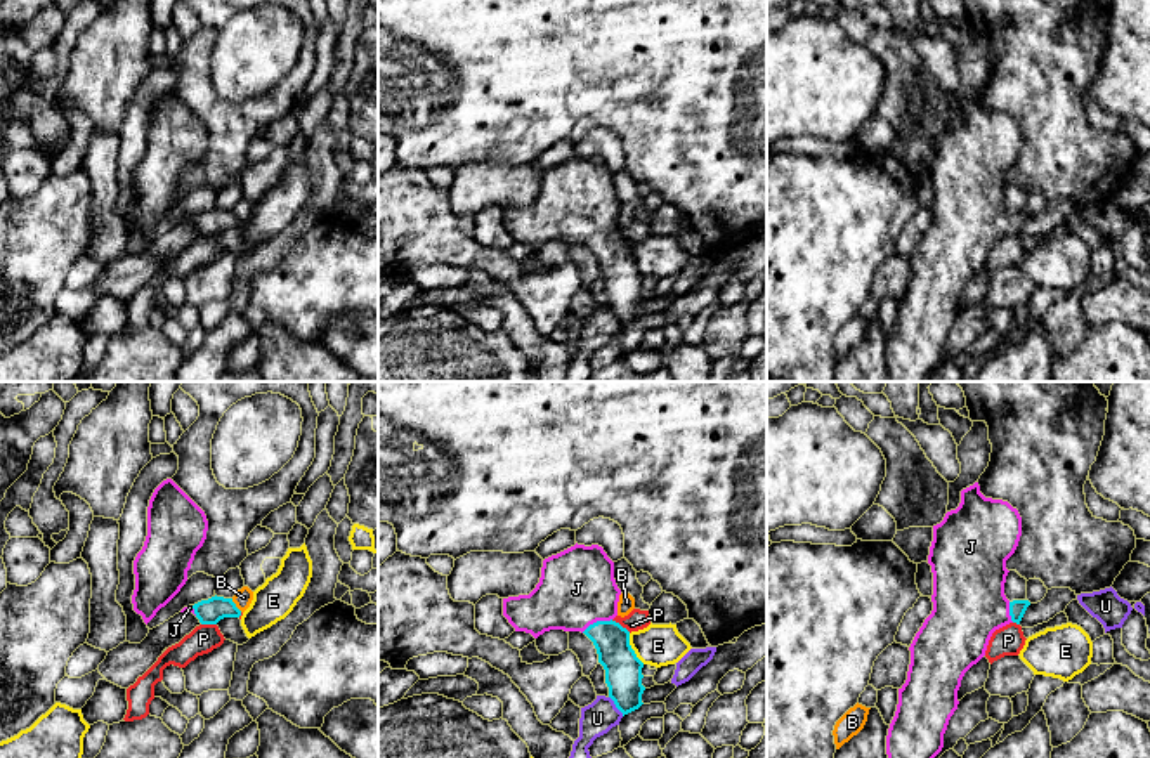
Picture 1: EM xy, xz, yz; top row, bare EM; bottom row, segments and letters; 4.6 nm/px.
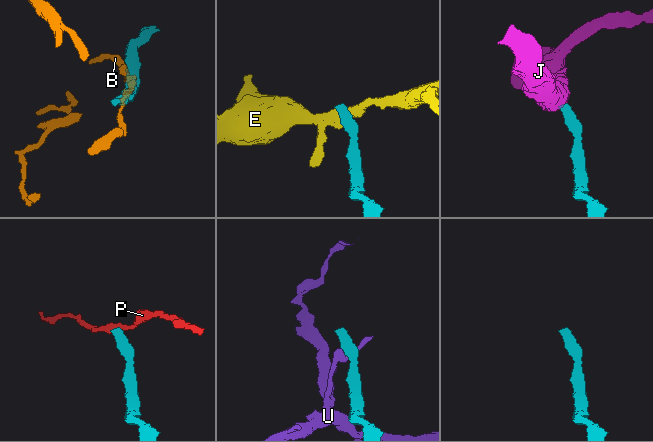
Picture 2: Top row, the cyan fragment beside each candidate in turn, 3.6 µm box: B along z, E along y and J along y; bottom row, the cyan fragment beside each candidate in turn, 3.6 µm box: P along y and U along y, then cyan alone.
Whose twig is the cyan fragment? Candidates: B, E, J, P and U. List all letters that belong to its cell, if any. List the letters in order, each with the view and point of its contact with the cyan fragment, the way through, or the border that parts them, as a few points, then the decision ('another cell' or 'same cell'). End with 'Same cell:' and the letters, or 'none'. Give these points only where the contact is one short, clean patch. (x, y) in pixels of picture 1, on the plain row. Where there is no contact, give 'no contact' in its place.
B: meets cyan in xy at (235, 217); another cell
E: meets cyan in xz at (632, 261); border along xz (628, 245), (628, 255), (644, 274); another cell
J: meets cyan in xz at (597, 233); runs through xz (623, 280), (611, 250), (597, 233), (576, 200); same cell
P: meets cyan in xz at (620, 236); border along xz (611, 231), (630, 243); another cell
U: meets cyan in xz at (616, 318); border along xz (609, 307), (623, 326); another cell
Same cell: J

